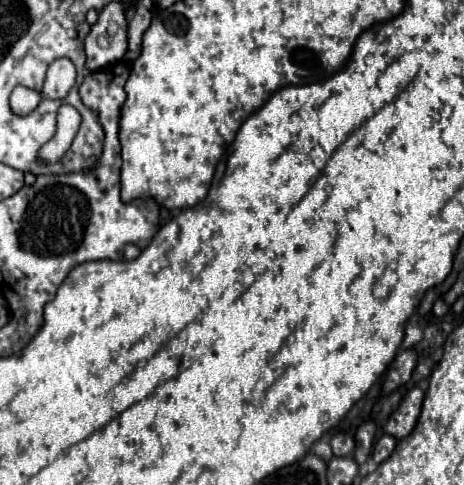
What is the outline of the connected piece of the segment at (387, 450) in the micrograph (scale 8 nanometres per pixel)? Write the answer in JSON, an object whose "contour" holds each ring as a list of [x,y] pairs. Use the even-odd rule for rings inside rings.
{"contour":[[[383,435],[383,437],[375,443],[375,447],[373,447],[373,461],[375,461],[375,463],[385,461],[385,459],[391,455],[391,451],[395,449],[395,443],[397,443],[395,437]]]}

